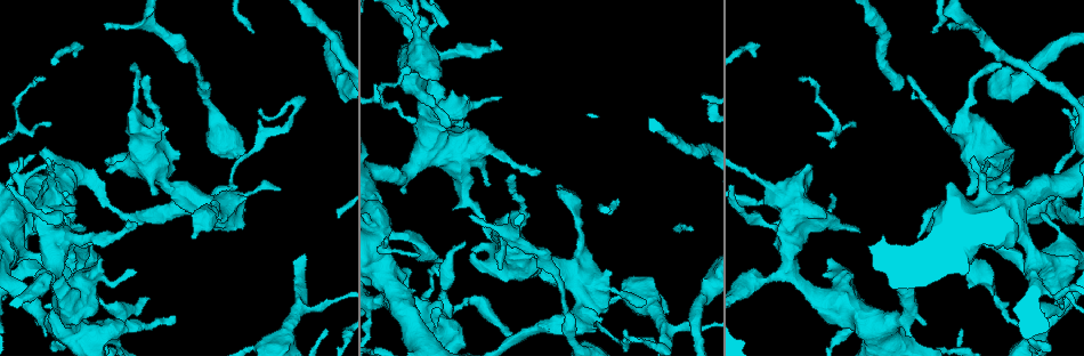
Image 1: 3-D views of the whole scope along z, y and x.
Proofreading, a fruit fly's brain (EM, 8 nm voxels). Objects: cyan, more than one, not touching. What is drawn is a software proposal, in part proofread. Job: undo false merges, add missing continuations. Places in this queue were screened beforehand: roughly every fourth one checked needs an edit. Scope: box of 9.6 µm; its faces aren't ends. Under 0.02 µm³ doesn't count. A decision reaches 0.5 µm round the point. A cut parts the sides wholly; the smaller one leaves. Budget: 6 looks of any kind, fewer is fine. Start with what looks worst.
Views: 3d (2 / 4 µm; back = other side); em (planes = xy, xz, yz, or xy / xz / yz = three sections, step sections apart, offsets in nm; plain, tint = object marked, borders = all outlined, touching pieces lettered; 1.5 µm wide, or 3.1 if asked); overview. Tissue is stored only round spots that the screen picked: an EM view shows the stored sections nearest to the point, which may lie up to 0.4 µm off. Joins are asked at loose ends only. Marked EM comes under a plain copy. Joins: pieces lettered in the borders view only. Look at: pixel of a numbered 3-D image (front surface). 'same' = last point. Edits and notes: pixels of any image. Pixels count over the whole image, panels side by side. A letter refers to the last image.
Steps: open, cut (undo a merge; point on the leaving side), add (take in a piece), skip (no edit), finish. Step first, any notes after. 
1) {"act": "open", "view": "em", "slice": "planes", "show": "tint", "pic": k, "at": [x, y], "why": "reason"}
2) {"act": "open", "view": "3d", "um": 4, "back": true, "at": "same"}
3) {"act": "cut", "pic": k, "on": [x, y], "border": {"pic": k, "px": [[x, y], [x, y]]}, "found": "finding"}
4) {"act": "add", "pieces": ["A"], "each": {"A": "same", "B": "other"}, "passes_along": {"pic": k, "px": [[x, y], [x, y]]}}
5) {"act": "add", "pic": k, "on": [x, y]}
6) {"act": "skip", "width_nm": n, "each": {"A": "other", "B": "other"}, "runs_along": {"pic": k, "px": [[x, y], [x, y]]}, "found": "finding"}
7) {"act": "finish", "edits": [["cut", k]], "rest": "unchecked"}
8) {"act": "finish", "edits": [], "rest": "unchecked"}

{"act": "open", "view": "3d", "um": 4, "pic": 1, "at": [808, 166], "why": "an open end"}

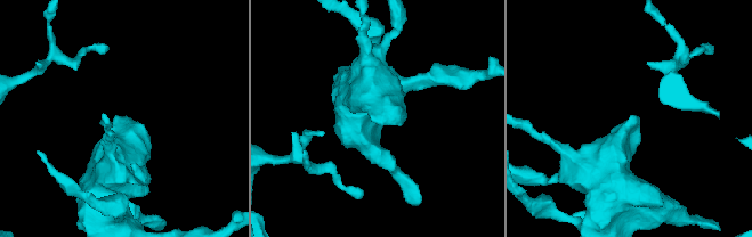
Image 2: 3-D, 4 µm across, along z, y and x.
{"act": "open", "view": "em", "slice": "planes", "show": "tint", "pic": 2, "at": [118, 116]}

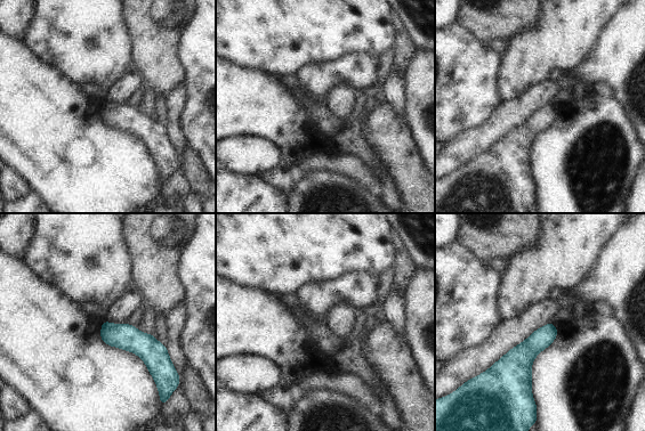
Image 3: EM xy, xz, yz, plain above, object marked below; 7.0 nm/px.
{"act": "open", "view": "em", "slice": "planes", "show": "borders", "at": "same", "why": "what lies round it"}

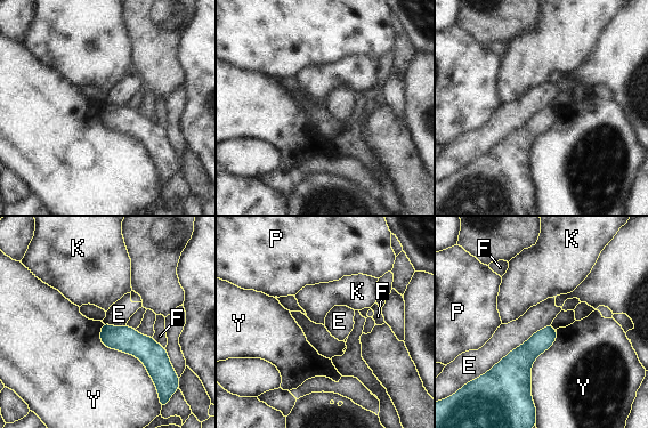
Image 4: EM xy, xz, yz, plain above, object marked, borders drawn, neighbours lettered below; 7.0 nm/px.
{"act": "skip", "each": {"E": "other", "F": "other", "K": "other", "P": "other", "Y": "other"}, "border": {"pic": 4, "px": [[550, 324], [537, 330], [483, 374]]}, "found": "none of them fits"}

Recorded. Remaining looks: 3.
{"act": "open", "view": "em", "slice": "planes", "show": "borders", "pic": 1, "at": [526, 215], "why": "sudden change in width"}

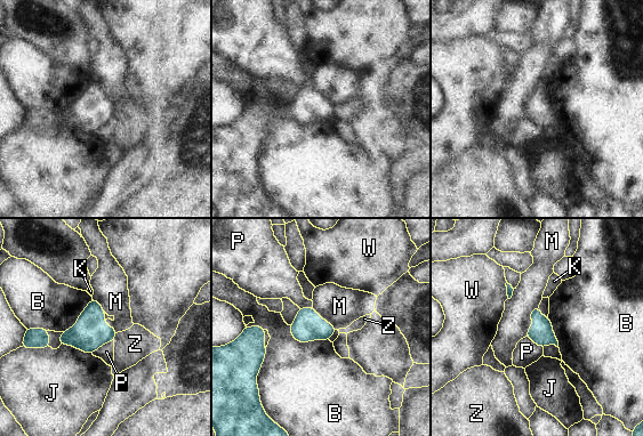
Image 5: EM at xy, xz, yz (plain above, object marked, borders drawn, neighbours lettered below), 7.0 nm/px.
{"act": "skip", "each": {"B": "other", "J": "other", "K": "other", "M": "other", "P": "other", "W": "other", "Z": "other"}, "found": "all the same neuron"}

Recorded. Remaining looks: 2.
{"act": "open", "view": "3d", "um": 2, "pic": 1, "at": [29, 260], "why": "three arms meet"}

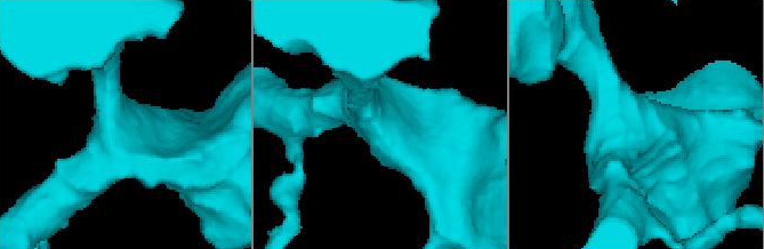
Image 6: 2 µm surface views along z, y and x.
{"act": "open", "view": "em", "slice": "xz", "step": 4, "show": "borders", "pic": 6, "at": [119, 129], "arms": 3, "arm_widths_nm": [320, 380, 550]}

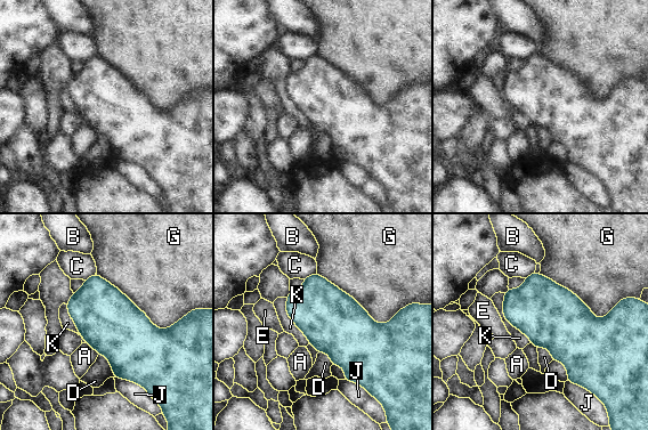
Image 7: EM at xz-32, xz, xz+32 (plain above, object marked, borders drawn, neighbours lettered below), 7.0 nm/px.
{"act": "skip", "each": {"A": "other", "B": "other", "C": "other", "D": "other", "E": "other", "G": "other", "J": "other", "K": "other"}, "border": {"pic": 7, "px": [[86, 342], [98, 354]]}, "found": "all the same neuron"}

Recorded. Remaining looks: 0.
{"act": "finish", "edits": [], "rest": "unchecked"}

